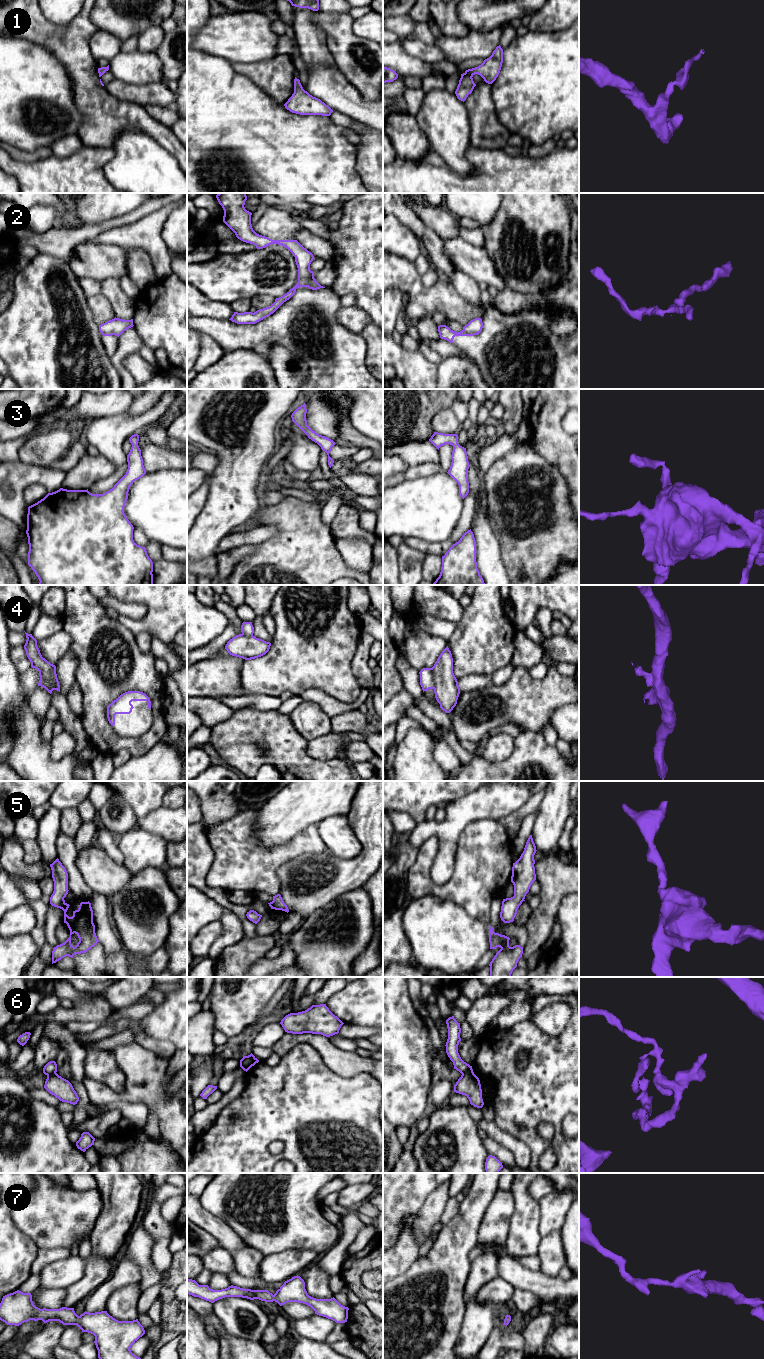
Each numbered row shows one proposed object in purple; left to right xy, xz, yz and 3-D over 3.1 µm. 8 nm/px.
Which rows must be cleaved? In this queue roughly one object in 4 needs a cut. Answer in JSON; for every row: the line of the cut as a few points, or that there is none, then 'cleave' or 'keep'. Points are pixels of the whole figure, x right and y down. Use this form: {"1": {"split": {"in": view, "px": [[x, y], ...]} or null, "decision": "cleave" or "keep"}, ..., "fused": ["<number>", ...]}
{"1": {"split": null, "decision": "keep"}, "2": {"split": {"in": "xz", "px": [[313, 275], [305, 286]]}, "decision": "cleave"}, "3": {"split": null, "decision": "keep"}, "4": {"split": {"in": "yz", "px": [[430, 668], [434, 688]]}, "decision": "cleave"}, "5": {"split": null, "decision": "keep"}, "6": {"split": {"in": "yz", "px": [[472, 1071], [462, 1074]]}, "decision": "cleave"}, "7": {"split": null, "decision": "keep"}, "fused": ["2", "4", "6"]}

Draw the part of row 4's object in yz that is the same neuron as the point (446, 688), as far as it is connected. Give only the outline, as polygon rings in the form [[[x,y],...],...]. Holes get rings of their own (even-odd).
[[[448,646],[442,651],[431,669],[435,698],[440,708],[450,713],[457,704],[460,688],[453,673],[453,658]]]

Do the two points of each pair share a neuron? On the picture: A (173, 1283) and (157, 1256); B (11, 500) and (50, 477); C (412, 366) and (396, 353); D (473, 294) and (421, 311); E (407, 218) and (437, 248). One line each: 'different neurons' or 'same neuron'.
A: different neurons
B: same neuron
C: same neuron
D: different neurons
E: same neuron

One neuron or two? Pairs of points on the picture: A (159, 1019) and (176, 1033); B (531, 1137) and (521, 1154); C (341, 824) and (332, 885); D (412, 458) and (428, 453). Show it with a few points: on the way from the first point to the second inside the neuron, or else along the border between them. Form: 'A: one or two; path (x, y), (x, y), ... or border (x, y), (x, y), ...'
A: one; path (163, 1023), (166, 1023), (172, 1029)
B: two; border (507, 1132), (527, 1145), (530, 1150), (530, 1162)
C: two; border (359, 852), (349, 858), (332, 855)
D: one; path (416, 454), (424, 453)

